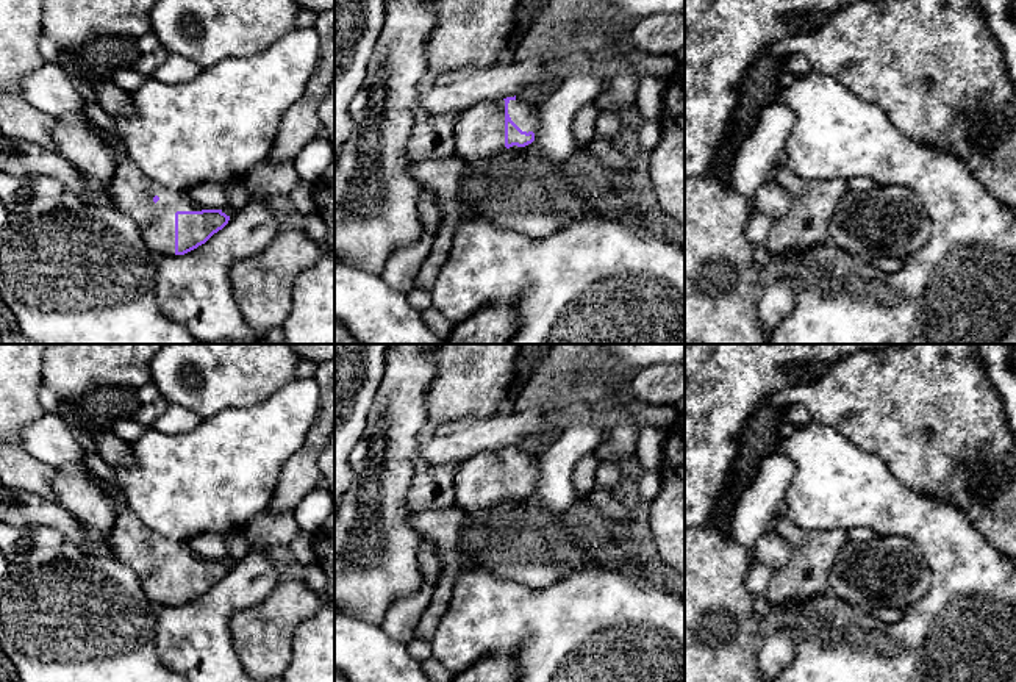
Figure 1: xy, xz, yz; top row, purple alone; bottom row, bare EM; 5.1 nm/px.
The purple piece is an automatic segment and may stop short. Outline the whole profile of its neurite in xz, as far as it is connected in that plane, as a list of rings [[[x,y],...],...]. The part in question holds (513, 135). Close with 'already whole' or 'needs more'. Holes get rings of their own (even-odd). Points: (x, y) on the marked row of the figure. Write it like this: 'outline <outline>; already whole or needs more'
outline [[[514,97],[483,100],[455,114],[455,155],[478,161],[535,141],[538,105]]]; needs more

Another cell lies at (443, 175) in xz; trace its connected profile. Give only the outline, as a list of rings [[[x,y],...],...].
[[[456,155],[441,160],[425,160],[411,163],[408,174],[419,183],[425,183],[435,194],[442,211],[441,225],[435,235],[433,247],[427,260],[422,263],[414,286],[431,291],[441,266],[450,252],[456,225],[463,219],[458,205],[460,178],[466,161]]]

